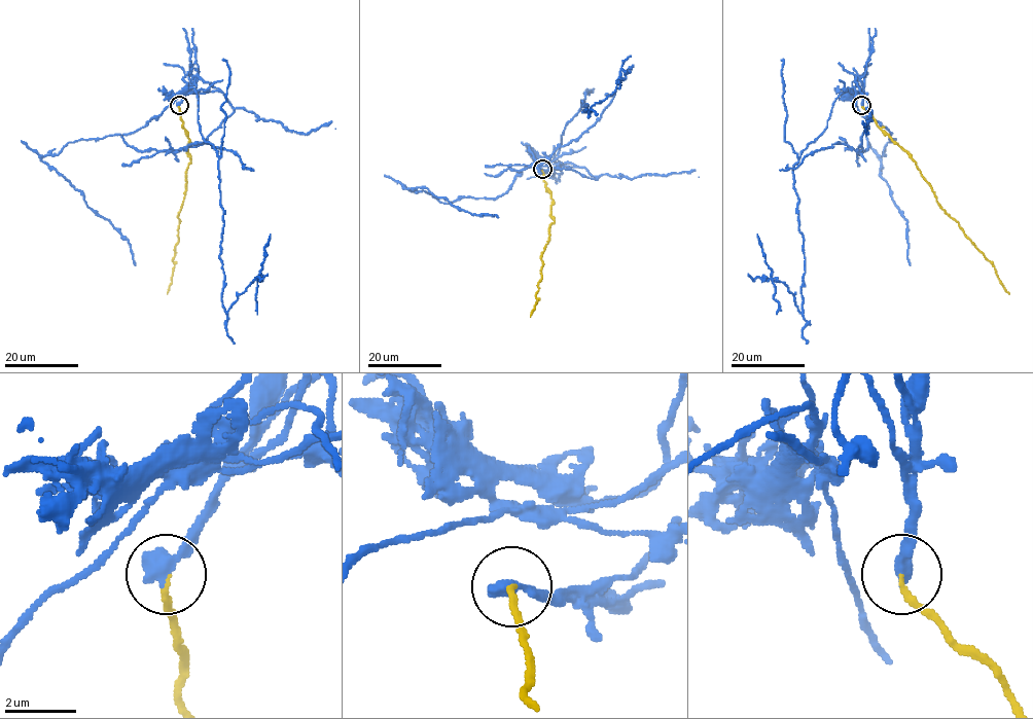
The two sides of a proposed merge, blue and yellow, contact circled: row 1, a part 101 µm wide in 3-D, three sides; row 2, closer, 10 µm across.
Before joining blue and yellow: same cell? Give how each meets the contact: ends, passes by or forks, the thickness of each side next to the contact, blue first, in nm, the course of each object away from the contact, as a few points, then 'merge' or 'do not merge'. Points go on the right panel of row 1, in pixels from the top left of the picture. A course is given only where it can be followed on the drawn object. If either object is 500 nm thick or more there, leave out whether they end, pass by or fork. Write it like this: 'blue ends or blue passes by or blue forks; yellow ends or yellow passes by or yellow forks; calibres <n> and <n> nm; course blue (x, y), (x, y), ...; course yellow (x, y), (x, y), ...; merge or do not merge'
calibres 500 and 170 nm; course blue (862, 104), (857, 84), (854, 95), (844, 91), (792, 169), (803, 312), (771, 278), (757, 234); course yellow (862, 104), (880, 128), (915, 162), (938, 205), (958, 223), (964, 234), (993, 264), (1000, 283), (1009, 293); do not merge

